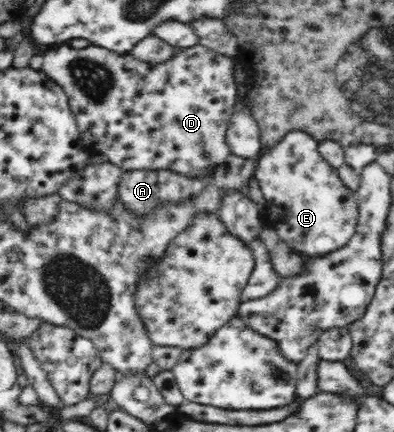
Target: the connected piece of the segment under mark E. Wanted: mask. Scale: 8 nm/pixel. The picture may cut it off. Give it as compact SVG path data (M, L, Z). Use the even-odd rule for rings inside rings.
M292 130L285 134L284 140L272 149L265 149L258 158L257 170L254 178L260 184L266 204L270 204L274 210L266 220L268 226L278 231L278 236L290 248L298 253L308 254L310 257L323 256L342 248L357 232L357 220L359 208L356 195L350 190L339 177L337 169L332 168L321 156L317 149L318 142L307 132Z

